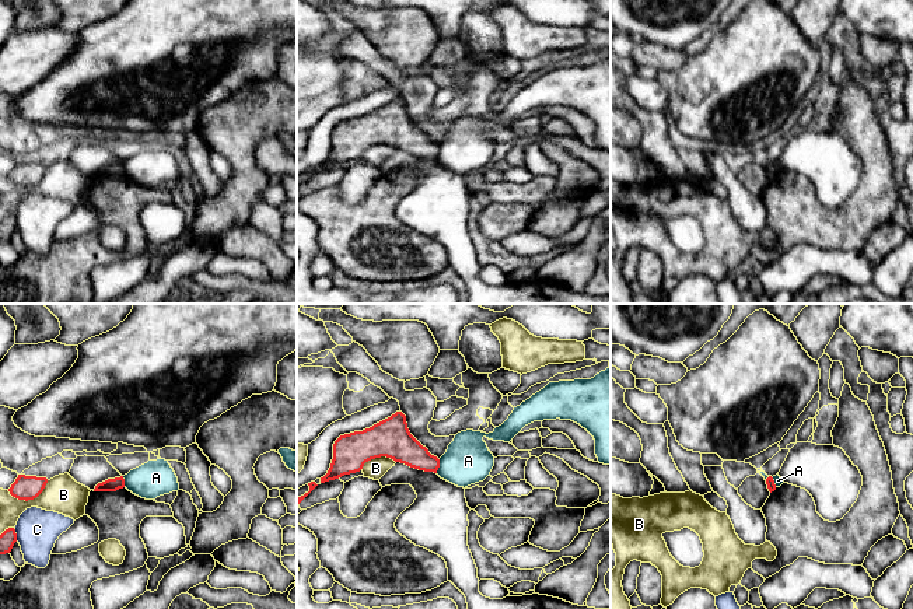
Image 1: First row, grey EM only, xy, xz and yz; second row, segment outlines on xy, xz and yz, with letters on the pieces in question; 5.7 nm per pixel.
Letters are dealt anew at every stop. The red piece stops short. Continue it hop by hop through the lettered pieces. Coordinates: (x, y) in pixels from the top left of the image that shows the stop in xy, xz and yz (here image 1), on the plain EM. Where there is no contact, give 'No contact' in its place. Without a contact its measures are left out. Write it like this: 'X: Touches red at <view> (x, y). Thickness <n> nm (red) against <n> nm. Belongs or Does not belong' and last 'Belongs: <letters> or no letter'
A: Touches red at xz (438, 153). Thickness 180 nm (red) against 260 nm. Does not belong
B: Touches red at xy (30, 185). Thickness 140 nm (red) against 220 nm. Does not belong
C: Touches red at xy (16, 221). Thickness 90 nm (red) against 240 nm. Does not belong
Belongs: no letter

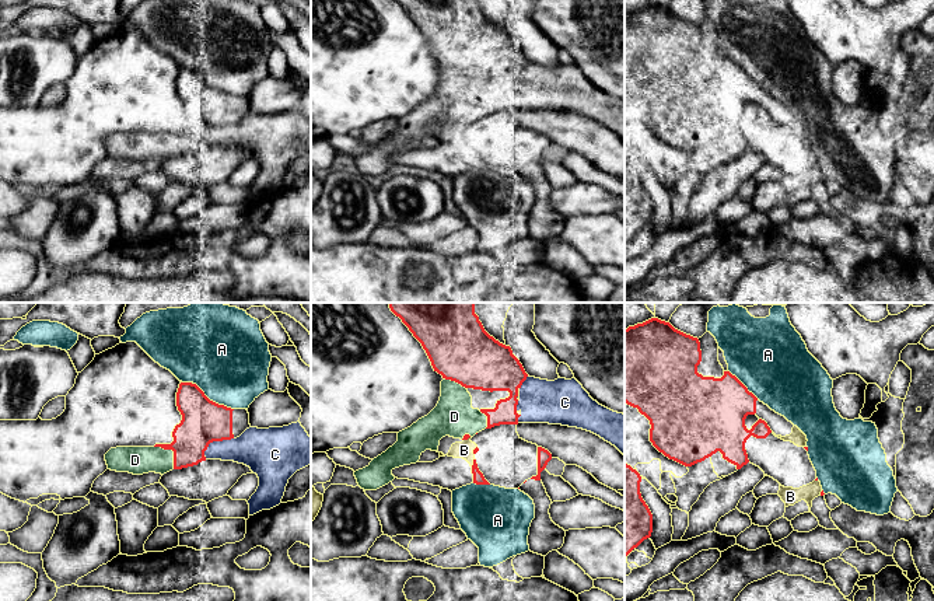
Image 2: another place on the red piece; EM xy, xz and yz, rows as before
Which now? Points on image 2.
A: Touches red at xy (212, 87). Thickness 260 nm (red) against 460 nm. Does not belong
B: Touches red at xz (474, 149). Thickness 60 nm (red) against 100 nm. Does not belong
C: Touches red at xy (213, 126). Thickness 260 nm (red) against 220 nm. Does not belong
D: Touches red at xy (172, 136). Thickness 260 nm (red) against 160 nm. Does not belong
Belongs: no letter

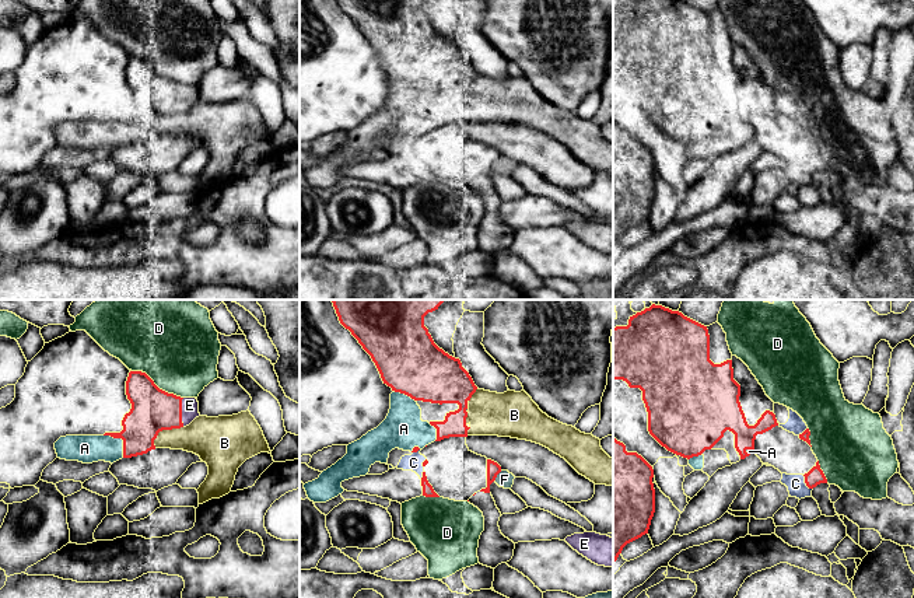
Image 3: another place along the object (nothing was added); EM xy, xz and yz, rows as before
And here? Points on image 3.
A: Touches red at xy (122, 125). Thickness 260 nm (red) against 160 nm. Does not belong
B: Touches red at xy (163, 115). Thickness 260 nm (red) against 220 nm. Does not belong
C: Touches red at yz (806, 170). Thickness 100 nm (red) against 110 nm. Does not belong
D: Touches red at xy (161, 76). Thickness 260 nm (red) against 440 nm. Does not belong
E: Touches red at xy (181, 98). Thickness 260 nm (red) against 100 nm. Belongs
F: Touches red at xz (497, 160). Thickness 80 nm (red) against 100 nm. Does not belong
Belongs: E

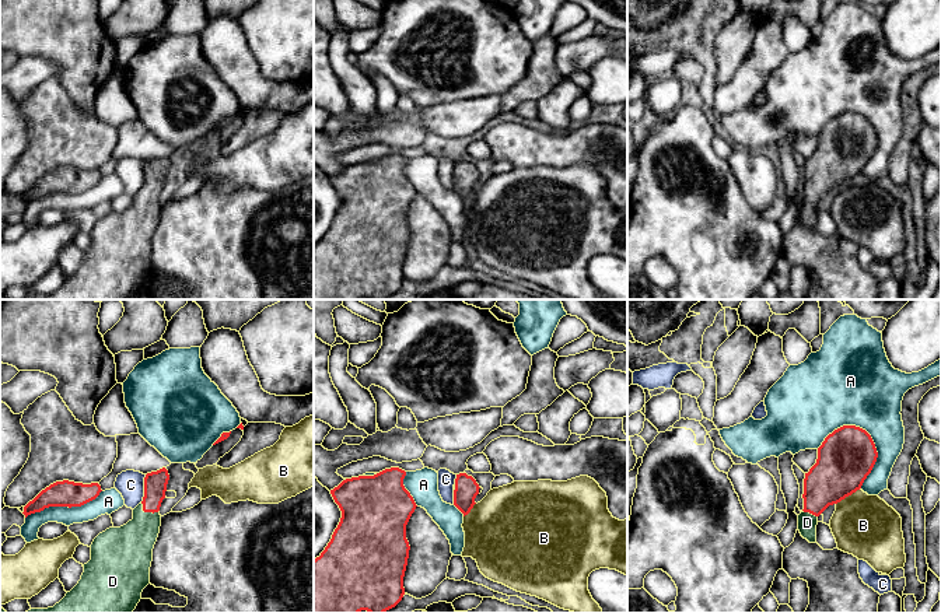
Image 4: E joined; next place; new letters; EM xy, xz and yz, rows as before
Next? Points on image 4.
A: Touches red at yz (875, 135). Thickness 320 nm (red) against 300 nm. Does not belong
B: Touches red at yz (847, 182). Thickness 320 nm (red) against 360 nm. Does not belong
C: Touches red at xy (144, 175). Thickness 130 nm (red) against 160 nm. Does not belong
D: Touches red at xy (147, 198). Thickness 130 nm (red) against 280 nm. Belongs
Belongs: D

